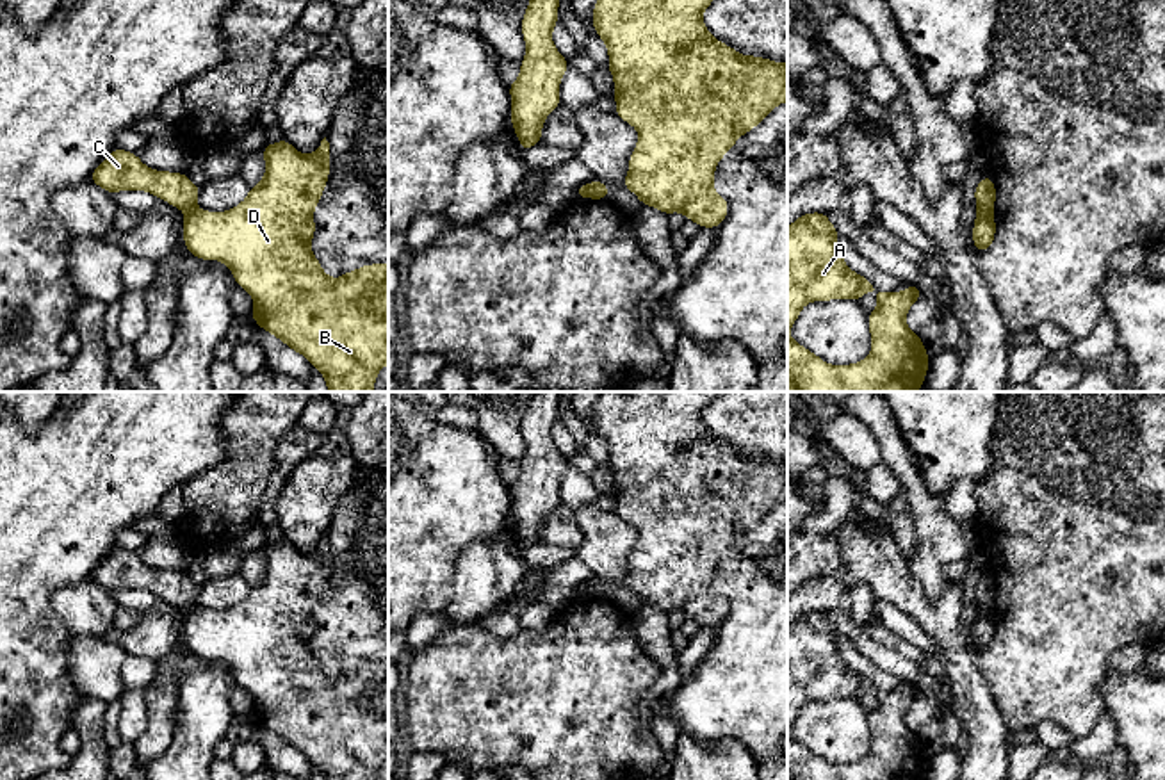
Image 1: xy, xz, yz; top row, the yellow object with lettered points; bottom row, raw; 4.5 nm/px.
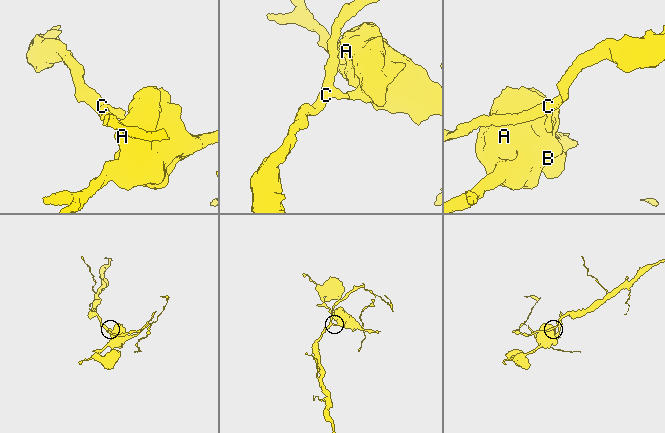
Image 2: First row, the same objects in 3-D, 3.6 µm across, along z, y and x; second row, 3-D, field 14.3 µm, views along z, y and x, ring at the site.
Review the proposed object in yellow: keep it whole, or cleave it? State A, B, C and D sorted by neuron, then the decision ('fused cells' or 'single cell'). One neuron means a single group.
A B D / C; fused cells

